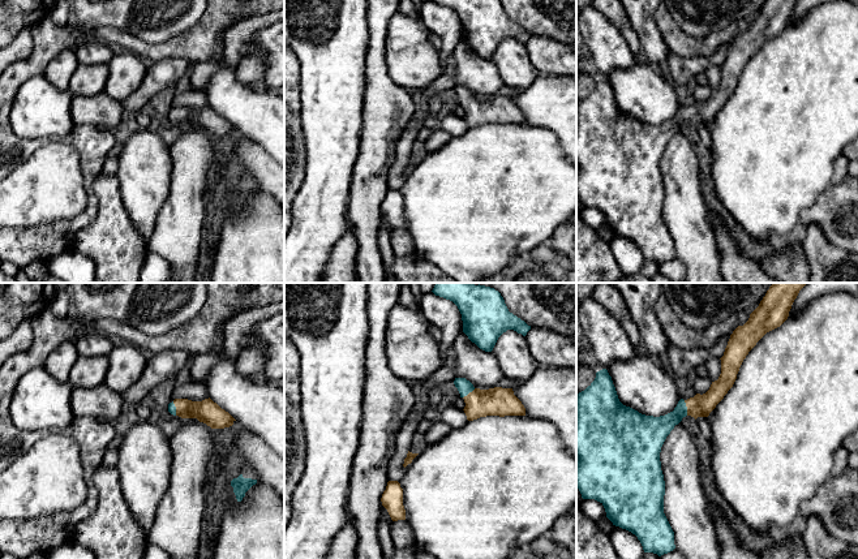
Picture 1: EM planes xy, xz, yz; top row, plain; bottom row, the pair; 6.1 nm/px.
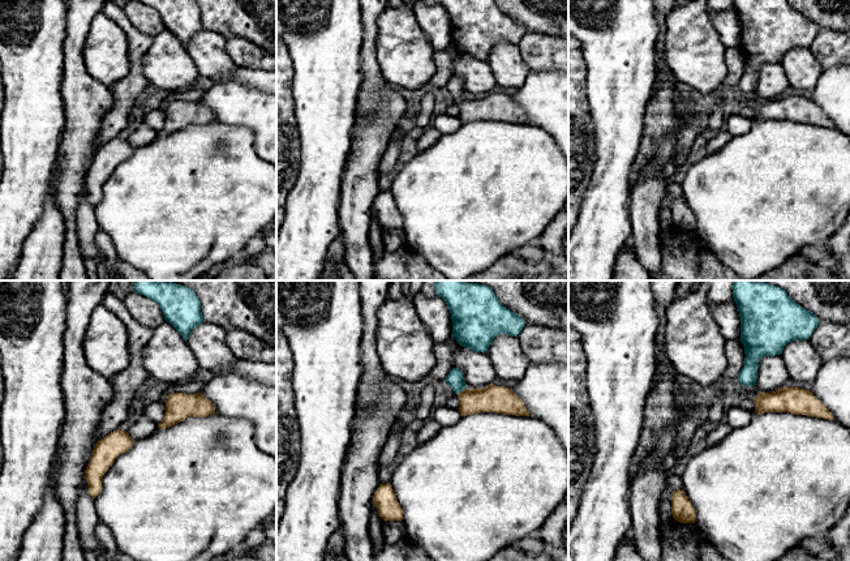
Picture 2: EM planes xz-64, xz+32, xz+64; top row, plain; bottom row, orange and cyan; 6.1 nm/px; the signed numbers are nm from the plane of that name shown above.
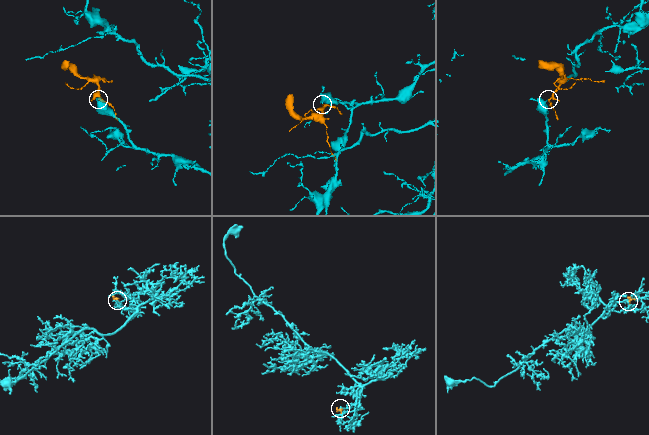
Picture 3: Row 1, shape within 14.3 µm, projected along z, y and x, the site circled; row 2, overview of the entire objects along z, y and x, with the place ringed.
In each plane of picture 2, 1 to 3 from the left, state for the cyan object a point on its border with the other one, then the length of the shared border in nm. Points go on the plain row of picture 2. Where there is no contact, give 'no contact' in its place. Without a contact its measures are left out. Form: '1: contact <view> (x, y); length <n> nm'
1: no contact
2: contact xz+32 (463, 98); length 80 nm
3: no contact

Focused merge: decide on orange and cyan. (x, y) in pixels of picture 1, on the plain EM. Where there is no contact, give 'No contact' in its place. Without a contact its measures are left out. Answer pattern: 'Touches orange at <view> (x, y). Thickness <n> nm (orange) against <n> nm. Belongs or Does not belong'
Touches orange at yz (687, 116). Thickness 140 nm (orange) against 180 nm. Belongs

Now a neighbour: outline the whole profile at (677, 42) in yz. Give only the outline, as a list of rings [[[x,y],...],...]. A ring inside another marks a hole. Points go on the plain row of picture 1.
[[[664,4],[655,13],[656,25],[669,52],[682,59],[708,57],[725,43],[732,43],[738,35],[738,22],[732,22],[724,30],[705,38],[687,35],[672,18]]]

